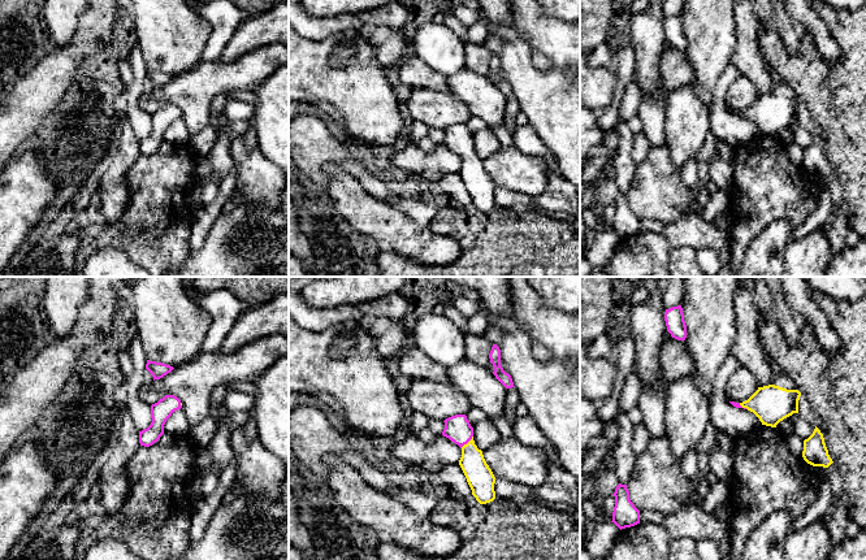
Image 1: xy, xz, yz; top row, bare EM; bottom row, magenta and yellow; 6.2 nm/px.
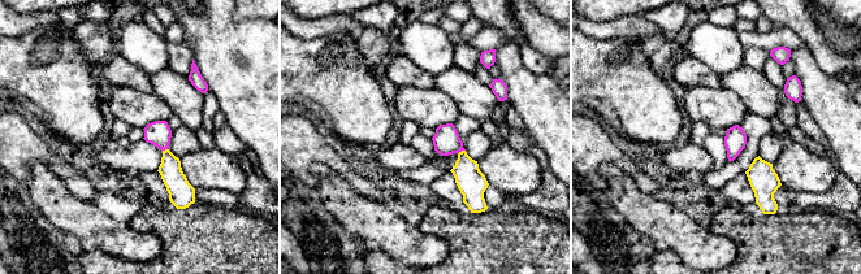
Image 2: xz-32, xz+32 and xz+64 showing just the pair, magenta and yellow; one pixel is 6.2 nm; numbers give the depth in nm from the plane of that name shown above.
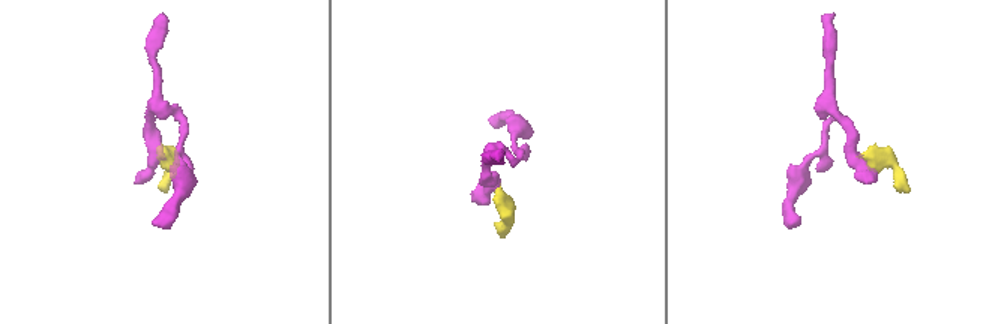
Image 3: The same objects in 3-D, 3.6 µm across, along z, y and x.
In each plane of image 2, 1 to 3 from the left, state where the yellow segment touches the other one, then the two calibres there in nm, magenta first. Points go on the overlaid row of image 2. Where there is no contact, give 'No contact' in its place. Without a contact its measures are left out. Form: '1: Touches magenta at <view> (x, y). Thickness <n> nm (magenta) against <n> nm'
1: Touches magenta at xz-32 (164, 149). Thickness 150 nm (magenta) against 140 nm
2: Touches magenta at xz+32 (461, 151). Thickness 170 nm (magenta) against 180 nm
3: No contact

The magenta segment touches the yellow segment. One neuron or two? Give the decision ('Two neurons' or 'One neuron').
One neuron

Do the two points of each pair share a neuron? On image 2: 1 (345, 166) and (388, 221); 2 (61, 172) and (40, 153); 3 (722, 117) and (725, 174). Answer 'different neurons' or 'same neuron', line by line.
1: different neurons
2: same neuron
3: different neurons

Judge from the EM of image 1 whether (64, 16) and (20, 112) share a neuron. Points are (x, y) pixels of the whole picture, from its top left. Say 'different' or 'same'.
different

